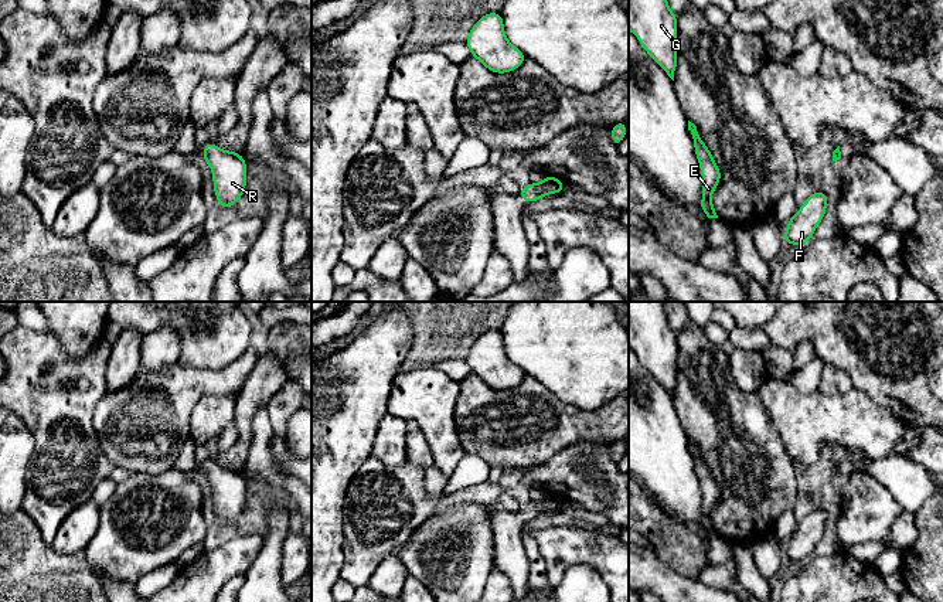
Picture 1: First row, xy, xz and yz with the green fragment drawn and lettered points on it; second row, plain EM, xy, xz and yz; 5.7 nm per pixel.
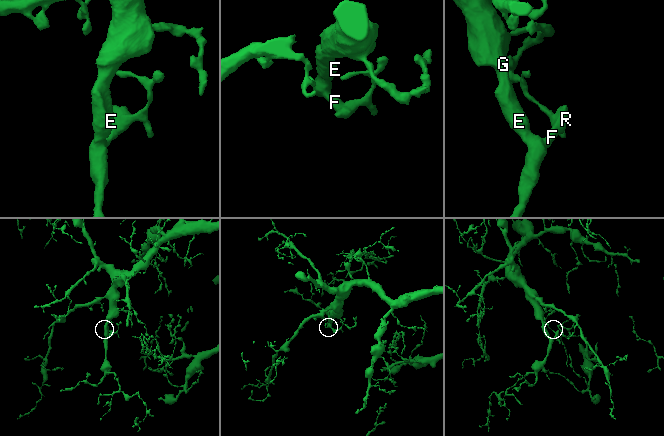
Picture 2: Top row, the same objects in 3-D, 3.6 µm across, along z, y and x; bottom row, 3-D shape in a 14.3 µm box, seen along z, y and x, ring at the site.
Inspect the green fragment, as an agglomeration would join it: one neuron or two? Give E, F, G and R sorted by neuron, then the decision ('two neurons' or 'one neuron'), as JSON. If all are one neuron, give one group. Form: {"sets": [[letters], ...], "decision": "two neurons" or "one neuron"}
{"sets": [["E", "F", "G", "R"]], "decision": "one neuron"}

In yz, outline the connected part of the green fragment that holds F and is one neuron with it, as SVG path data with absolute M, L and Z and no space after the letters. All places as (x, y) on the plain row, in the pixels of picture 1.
M814 509L801 526L789 537L784 548L784 560L804 562L811 557L817 543L823 538L827 526L827 513Z

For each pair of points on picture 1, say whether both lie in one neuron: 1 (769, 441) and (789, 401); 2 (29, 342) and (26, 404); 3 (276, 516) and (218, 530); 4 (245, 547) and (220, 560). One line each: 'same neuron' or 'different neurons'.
1: different neurons
2: same neuron
3: different neurons
4: same neuron

